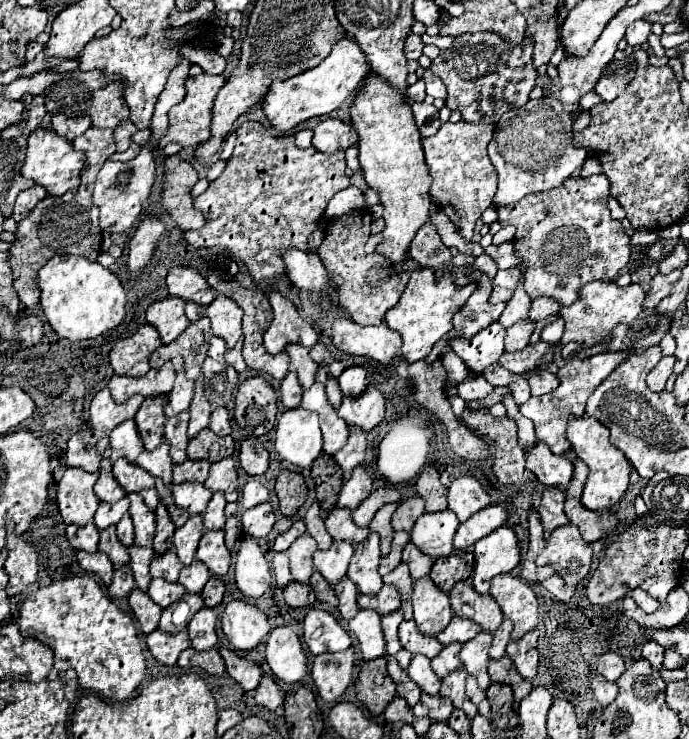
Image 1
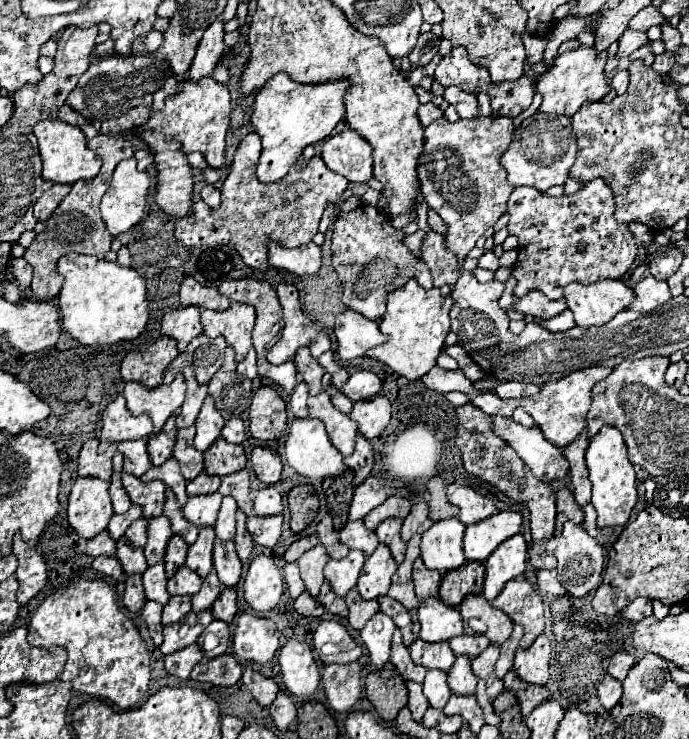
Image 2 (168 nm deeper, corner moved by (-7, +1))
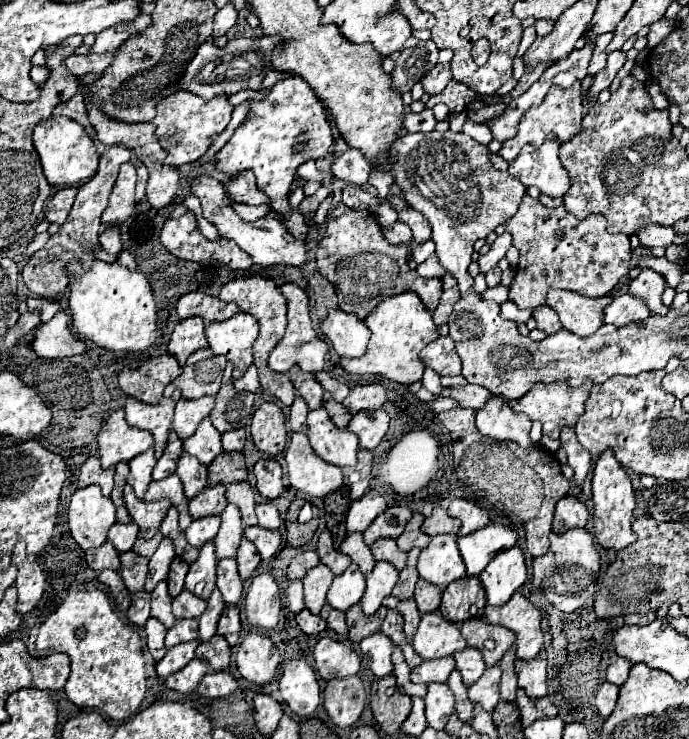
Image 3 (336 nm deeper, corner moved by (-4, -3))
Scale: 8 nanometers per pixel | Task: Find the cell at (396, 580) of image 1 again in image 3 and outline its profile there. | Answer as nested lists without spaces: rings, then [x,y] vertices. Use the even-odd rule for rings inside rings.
[[[388,596],[384,598],[382,606],[386,608],[394,608],[398,610],[402,616],[404,616],[404,634],[406,638],[410,640],[418,628],[418,622],[420,622],[420,612],[416,608],[416,602],[414,600],[406,600],[406,602],[398,602],[394,596]]]

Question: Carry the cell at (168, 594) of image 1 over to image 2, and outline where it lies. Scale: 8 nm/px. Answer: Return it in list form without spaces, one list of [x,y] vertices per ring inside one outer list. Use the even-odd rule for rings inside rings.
[[[171,596],[169,606],[163,608],[163,624],[171,626],[181,622],[191,612],[191,598],[185,596]]]

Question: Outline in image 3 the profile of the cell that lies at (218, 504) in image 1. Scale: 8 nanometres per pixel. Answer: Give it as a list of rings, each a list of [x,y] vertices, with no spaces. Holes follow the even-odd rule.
[[[228,504],[226,510],[220,514],[220,518],[222,518],[220,532],[214,538],[216,556],[232,558],[232,556],[236,556],[236,548],[240,544],[240,538],[244,536],[244,524],[240,518],[240,510],[234,504]]]

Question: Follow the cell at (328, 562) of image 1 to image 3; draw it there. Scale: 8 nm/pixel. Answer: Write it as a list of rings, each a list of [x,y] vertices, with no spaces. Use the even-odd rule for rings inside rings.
[[[350,564],[342,574],[334,576],[332,586],[326,594],[326,600],[332,608],[346,612],[352,604],[360,602],[364,588],[366,588],[364,574],[358,570],[358,566]]]

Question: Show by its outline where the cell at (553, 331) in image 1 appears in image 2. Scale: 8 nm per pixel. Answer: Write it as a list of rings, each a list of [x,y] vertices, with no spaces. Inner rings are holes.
[[[563,310],[561,314],[553,316],[553,318],[547,318],[547,320],[541,320],[539,324],[541,328],[549,330],[549,332],[565,332],[565,330],[571,330],[575,326],[573,322],[573,312],[571,310]]]

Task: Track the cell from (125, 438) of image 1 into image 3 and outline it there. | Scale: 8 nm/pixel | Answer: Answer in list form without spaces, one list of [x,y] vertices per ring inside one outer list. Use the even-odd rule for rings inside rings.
[[[154,448],[146,450],[142,454],[138,454],[138,458],[132,458],[128,462],[130,466],[130,474],[126,478],[126,482],[134,488],[136,496],[142,498],[148,484],[152,482],[152,468],[156,466],[156,456],[154,456]]]

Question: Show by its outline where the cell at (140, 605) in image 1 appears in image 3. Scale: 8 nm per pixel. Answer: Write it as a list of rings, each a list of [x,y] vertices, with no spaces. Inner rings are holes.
[[[148,618],[146,626],[144,626],[144,632],[146,632],[146,644],[148,644],[148,650],[150,650],[152,658],[156,662],[162,660],[164,654],[166,654],[166,646],[164,646],[166,626],[162,626],[162,622],[158,622],[156,618]]]

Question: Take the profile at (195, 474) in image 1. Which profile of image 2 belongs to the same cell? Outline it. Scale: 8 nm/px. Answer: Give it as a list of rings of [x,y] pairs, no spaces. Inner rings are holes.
[[[201,472],[193,482],[187,482],[187,494],[189,494],[189,496],[197,496],[197,494],[213,494],[213,492],[217,492],[219,484],[221,484],[221,478],[209,476],[209,474]]]

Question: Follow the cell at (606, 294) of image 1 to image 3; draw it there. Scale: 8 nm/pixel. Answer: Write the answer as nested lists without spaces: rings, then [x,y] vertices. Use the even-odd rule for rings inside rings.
[[[550,290],[546,296],[546,304],[558,312],[562,326],[578,336],[590,336],[604,324],[602,314],[610,302],[612,296],[586,298],[570,290]]]

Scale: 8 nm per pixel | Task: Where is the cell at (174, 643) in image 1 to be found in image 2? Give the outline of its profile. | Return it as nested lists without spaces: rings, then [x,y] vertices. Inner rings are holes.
[[[193,644],[193,646],[187,646],[185,650],[179,650],[177,654],[169,654],[169,658],[165,658],[165,670],[173,676],[187,680],[193,666],[197,662],[201,662],[201,658],[203,658],[203,654],[201,654],[199,646]]]

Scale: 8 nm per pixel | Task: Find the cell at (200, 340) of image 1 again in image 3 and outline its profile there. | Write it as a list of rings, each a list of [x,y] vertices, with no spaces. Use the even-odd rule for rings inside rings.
[[[210,348],[196,350],[186,360],[182,374],[166,386],[164,396],[172,396],[174,390],[180,390],[184,398],[198,398],[198,396],[214,396],[220,388],[220,380],[224,374],[226,358],[222,354],[214,354]]]

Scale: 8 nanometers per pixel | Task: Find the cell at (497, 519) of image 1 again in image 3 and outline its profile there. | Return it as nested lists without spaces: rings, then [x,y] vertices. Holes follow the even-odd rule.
[[[490,524],[482,530],[476,530],[474,534],[460,536],[458,550],[466,564],[466,572],[470,576],[478,576],[496,554],[512,548],[516,540],[518,532],[504,524]]]

